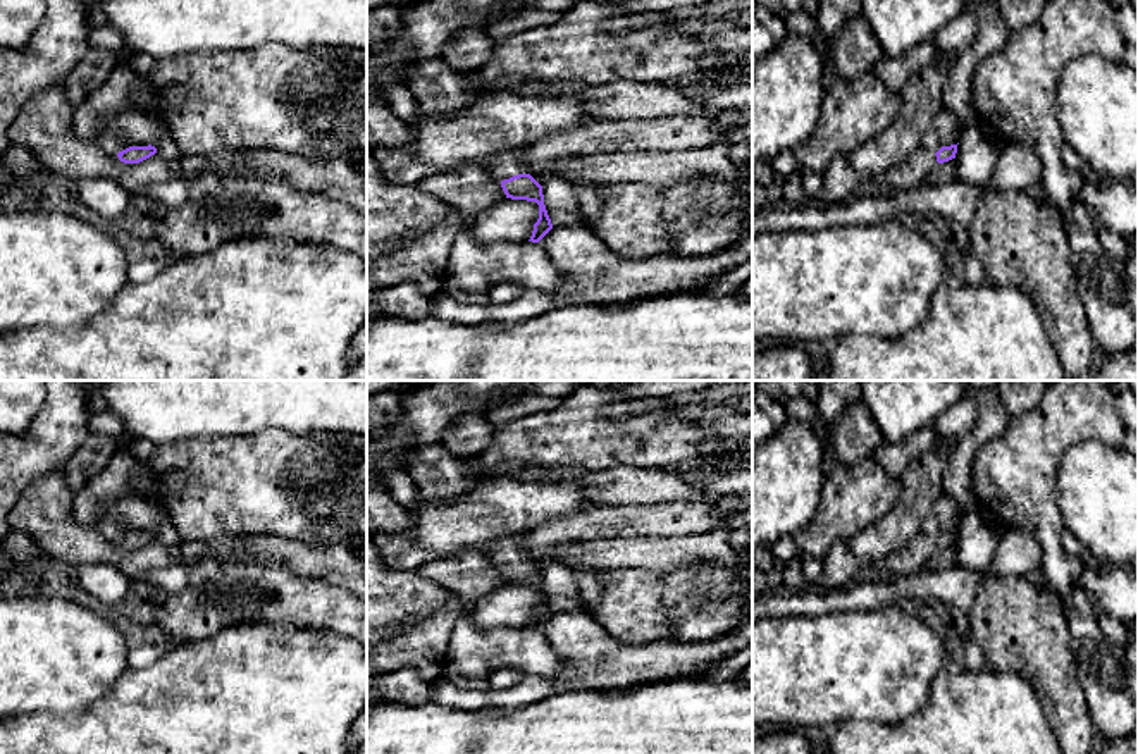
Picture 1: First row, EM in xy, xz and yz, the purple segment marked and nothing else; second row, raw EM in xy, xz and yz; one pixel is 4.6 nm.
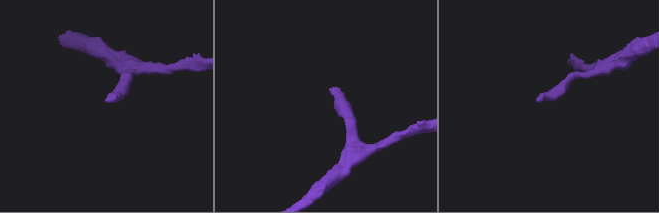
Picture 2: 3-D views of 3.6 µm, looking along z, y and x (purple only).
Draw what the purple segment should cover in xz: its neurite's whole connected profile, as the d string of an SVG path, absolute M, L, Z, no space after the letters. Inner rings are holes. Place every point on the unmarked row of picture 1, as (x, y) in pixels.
M523 535L503 537L486 553L501 568L506 584L535 587L539 590L539 604L529 625L539 628L553 615L553 609L544 590L542 572L525 558Z

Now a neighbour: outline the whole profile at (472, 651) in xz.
M461 601L453 616L446 673L482 680L511 666L554 680L570 666L539 628L477 627L470 618L472 608L473 601Z

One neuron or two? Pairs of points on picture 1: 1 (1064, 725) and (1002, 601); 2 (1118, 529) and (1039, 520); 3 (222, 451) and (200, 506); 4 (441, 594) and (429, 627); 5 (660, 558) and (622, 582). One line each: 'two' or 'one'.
1: one
2: two
3: one
4: two
5: two

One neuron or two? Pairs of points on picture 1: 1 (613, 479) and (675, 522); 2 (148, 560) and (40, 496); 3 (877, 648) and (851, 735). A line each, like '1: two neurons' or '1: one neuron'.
1: two neurons
2: one neuron
3: two neurons

